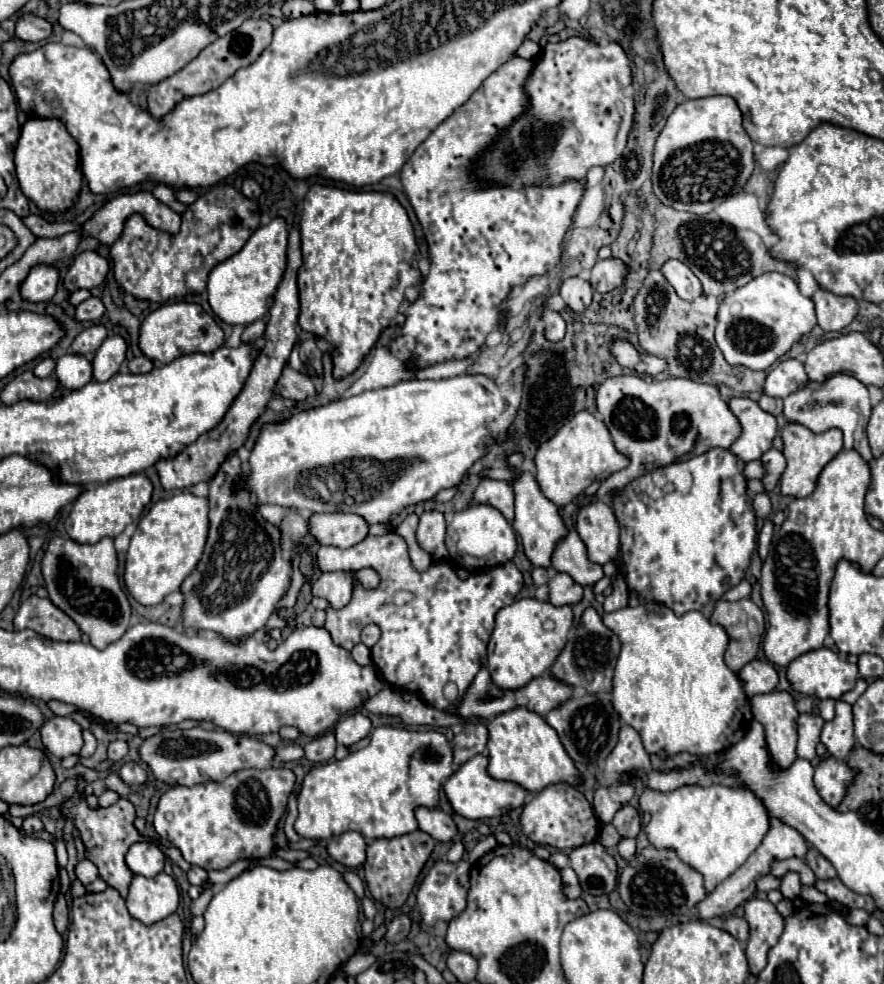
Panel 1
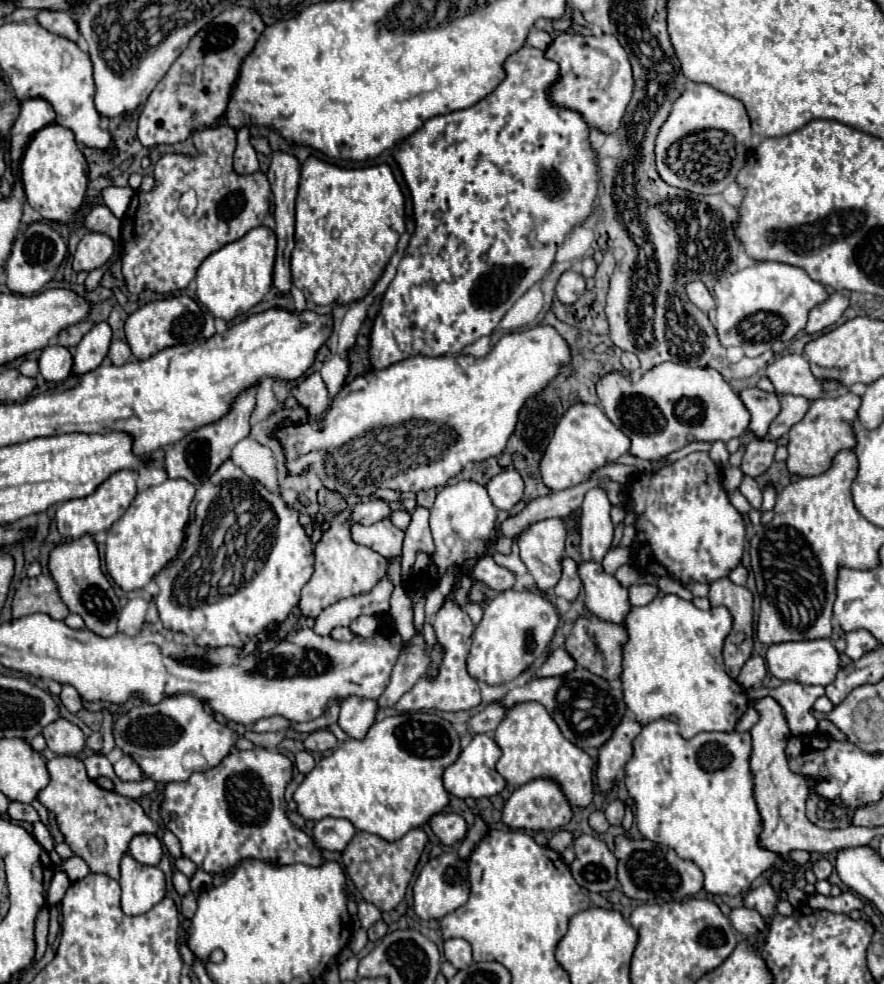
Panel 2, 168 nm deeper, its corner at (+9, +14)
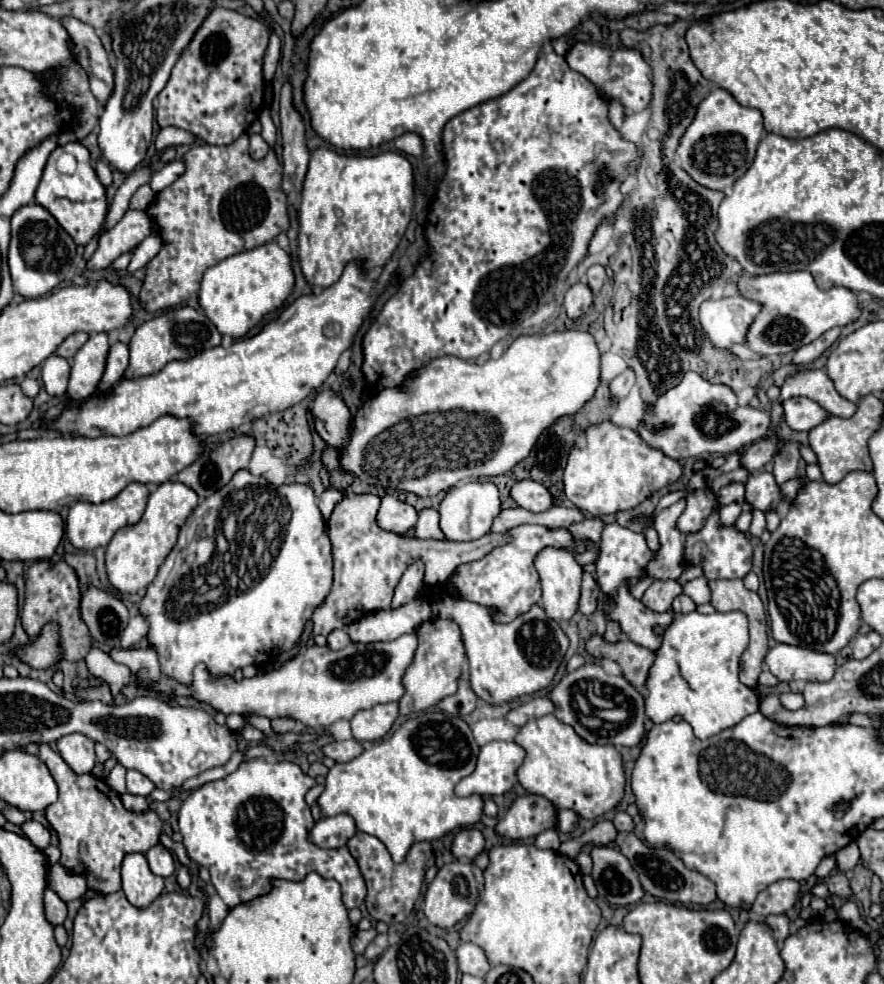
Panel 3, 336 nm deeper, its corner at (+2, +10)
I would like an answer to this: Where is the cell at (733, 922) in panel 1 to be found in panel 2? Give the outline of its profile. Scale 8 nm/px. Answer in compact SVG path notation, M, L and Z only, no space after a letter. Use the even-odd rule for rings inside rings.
M749 907L733 909L729 919L731 919L733 927L743 935L757 935L767 929L767 921L755 909L749 909Z

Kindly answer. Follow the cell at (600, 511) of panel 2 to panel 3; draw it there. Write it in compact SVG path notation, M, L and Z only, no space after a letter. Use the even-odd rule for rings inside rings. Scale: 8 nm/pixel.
M608 523L602 531L602 539L598 545L598 559L596 559L596 581L602 593L614 593L614 589L626 579L636 583L638 577L644 573L646 563L652 559L652 551L646 547L644 535L628 531L618 523Z

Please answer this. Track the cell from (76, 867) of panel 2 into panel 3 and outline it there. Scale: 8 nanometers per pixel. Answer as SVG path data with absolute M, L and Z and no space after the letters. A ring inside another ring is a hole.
M56 863L48 867L48 887L54 889L64 901L80 899L86 893L86 875L72 873L64 865Z

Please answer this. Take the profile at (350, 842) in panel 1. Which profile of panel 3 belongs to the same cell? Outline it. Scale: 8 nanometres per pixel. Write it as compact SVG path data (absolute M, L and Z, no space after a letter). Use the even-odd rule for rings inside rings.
M334 815L334 817L322 817L314 829L310 831L310 839L324 849L344 847L352 837L356 835L356 825L350 815Z

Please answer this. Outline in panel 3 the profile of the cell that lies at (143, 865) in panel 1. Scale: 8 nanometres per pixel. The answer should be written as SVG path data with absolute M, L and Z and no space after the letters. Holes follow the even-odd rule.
M154 845L146 851L146 859L150 865L150 871L160 877L170 877L174 873L174 859L170 851L164 845Z

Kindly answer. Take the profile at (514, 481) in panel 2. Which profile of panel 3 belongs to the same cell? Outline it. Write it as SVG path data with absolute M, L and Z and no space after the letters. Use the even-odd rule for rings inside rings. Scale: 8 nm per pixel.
M532 479L516 481L510 489L510 497L516 501L518 507L524 507L532 513L540 513L540 511L546 511L552 507L552 499L550 499L548 489Z

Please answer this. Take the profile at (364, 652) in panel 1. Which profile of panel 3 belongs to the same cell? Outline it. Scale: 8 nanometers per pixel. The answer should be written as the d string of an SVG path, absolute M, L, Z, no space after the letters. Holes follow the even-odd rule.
M334 629L334 631L328 635L328 647L330 647L330 649L344 649L344 647L350 645L350 643L352 643L352 639L350 639L348 633L342 631L342 629Z

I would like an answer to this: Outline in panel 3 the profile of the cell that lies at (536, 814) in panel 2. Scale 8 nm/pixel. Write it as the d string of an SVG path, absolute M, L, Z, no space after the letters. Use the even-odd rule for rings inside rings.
M522 795L508 809L496 831L508 839L530 839L546 829L556 829L556 807L542 795Z

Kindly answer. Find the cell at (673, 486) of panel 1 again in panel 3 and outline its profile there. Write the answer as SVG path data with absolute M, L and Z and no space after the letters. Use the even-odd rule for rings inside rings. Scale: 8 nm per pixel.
M712 511L704 521L702 529L696 533L686 533L684 561L692 567L702 567L708 581L714 579L742 579L752 569L752 545L746 533L738 531L736 525L724 527L720 523L720 513Z

